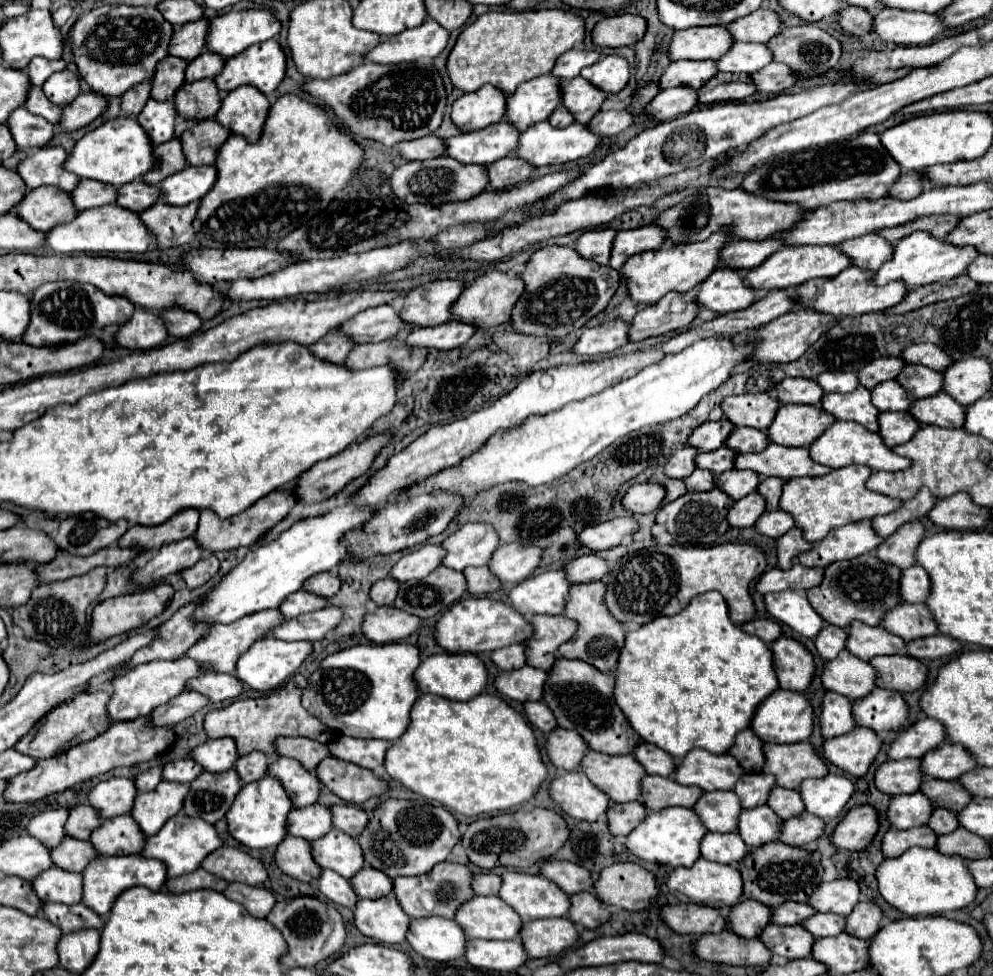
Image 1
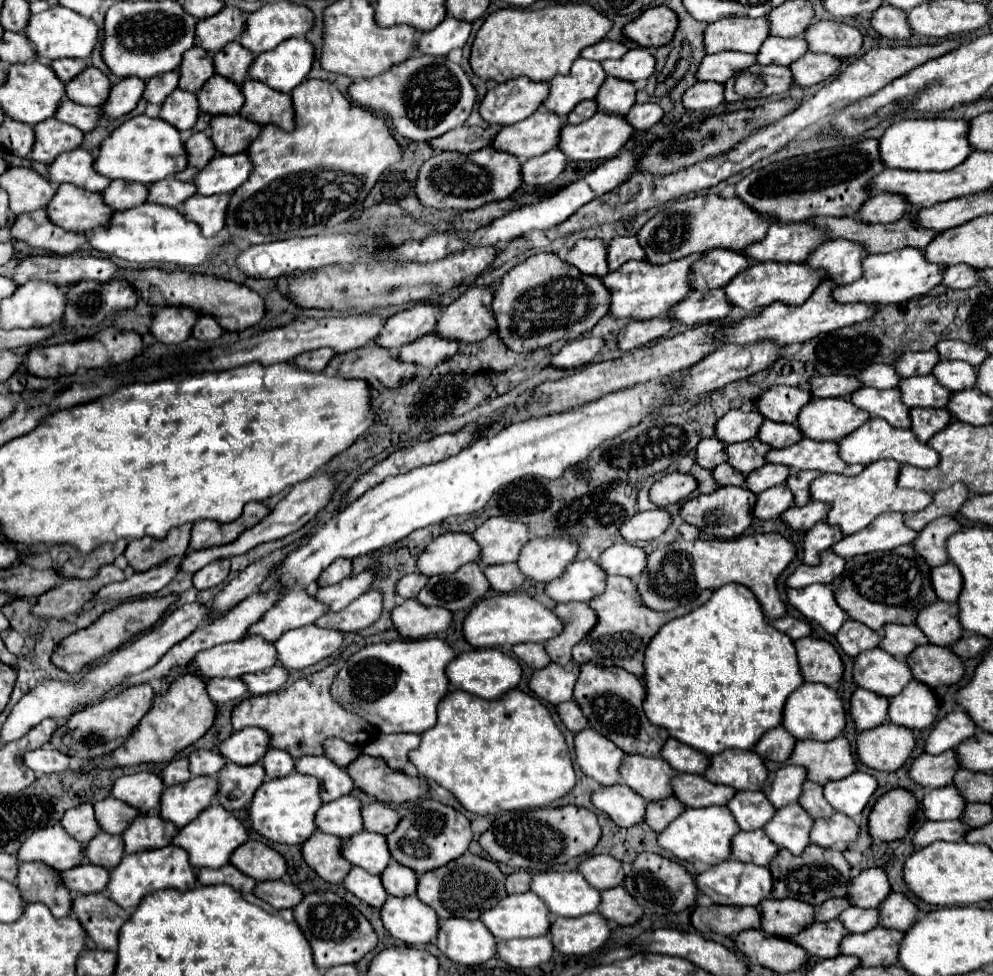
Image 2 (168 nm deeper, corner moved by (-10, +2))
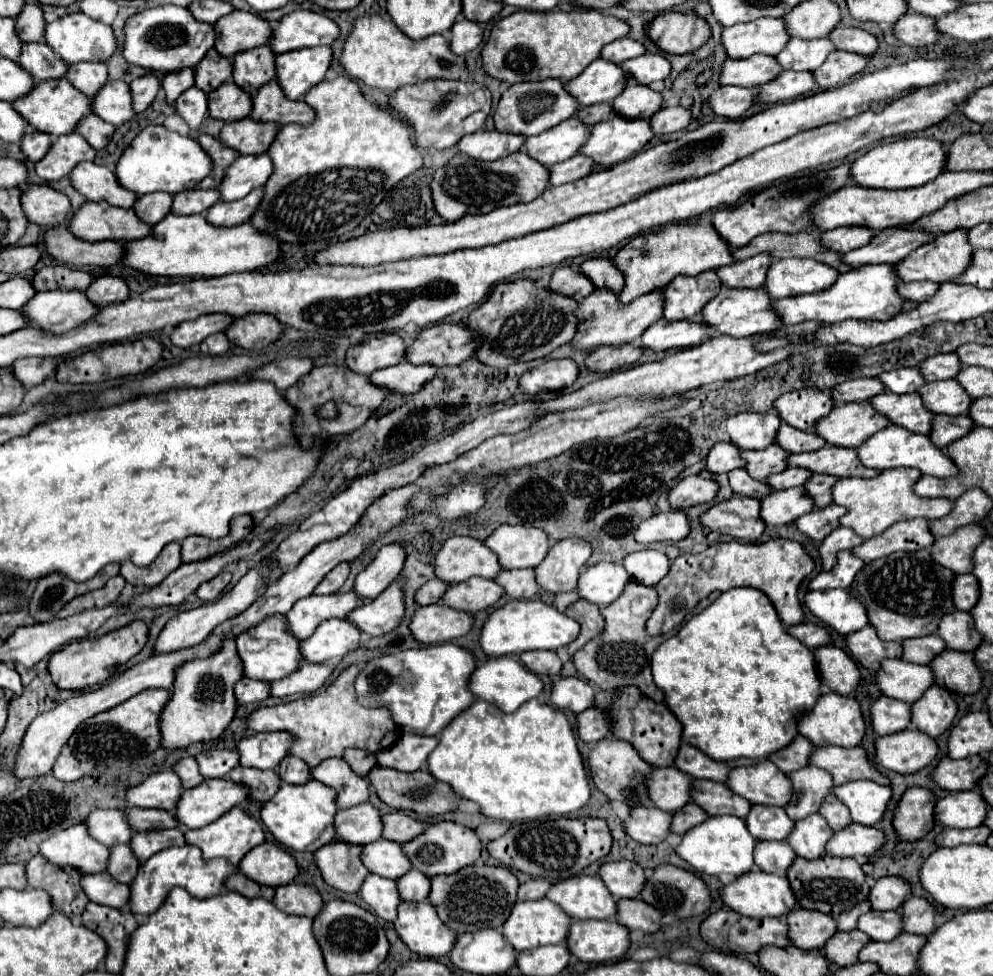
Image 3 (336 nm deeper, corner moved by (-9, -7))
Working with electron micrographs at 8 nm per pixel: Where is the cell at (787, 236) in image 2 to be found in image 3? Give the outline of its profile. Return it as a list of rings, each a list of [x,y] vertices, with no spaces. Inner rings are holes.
[[[757,253],[749,259],[719,267],[719,279],[727,287],[761,287],[767,279],[767,269],[773,257],[769,253]]]

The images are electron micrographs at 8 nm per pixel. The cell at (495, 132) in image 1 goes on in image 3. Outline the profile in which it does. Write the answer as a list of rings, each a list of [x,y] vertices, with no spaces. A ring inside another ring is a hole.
[[[571,117],[539,135],[525,137],[523,151],[541,165],[551,167],[567,157],[573,157],[585,139],[587,125],[579,123],[577,117]]]

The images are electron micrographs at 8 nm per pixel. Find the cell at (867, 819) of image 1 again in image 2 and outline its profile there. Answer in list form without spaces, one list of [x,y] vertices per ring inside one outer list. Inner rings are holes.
[[[894,788],[886,792],[872,808],[870,834],[886,842],[900,840],[908,834],[912,814],[916,812],[916,798],[906,788]]]

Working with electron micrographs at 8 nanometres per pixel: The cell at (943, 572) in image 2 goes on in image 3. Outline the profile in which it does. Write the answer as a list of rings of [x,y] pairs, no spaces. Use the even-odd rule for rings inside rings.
[[[971,573],[955,575],[955,581],[951,585],[951,593],[953,593],[953,605],[961,611],[969,611],[971,605],[975,605],[975,601],[977,601],[975,577],[971,577]]]

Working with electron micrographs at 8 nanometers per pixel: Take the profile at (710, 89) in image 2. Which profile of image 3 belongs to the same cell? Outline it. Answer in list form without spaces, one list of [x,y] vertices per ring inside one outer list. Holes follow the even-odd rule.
[[[717,87],[707,99],[707,105],[719,117],[739,119],[753,105],[755,93],[757,93],[755,89],[743,87]]]

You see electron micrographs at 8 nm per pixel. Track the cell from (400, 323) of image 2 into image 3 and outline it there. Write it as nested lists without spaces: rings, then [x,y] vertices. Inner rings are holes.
[[[393,333],[375,335],[365,343],[349,347],[347,351],[347,367],[367,375],[371,375],[375,369],[397,365],[403,359],[407,359],[407,345]]]

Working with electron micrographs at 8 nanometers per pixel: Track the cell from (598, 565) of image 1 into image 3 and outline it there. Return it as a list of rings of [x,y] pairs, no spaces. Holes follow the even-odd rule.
[[[635,551],[627,555],[621,565],[633,581],[653,587],[663,579],[663,575],[667,575],[669,559],[659,551]]]

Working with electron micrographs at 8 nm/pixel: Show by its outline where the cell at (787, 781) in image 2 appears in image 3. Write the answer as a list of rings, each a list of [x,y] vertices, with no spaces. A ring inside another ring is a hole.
[[[803,767],[799,771],[793,771],[787,775],[793,785],[793,801],[785,805],[785,813],[797,821],[811,813],[817,813],[823,797],[831,793],[833,781],[831,775],[819,767]]]

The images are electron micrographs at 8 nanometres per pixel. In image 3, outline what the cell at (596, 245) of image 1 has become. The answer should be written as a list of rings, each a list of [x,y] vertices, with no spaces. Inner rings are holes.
[[[573,265],[557,267],[557,271],[551,277],[549,287],[555,289],[557,293],[567,293],[569,297],[577,297],[577,301],[581,301],[595,289],[593,281],[589,277],[585,277],[579,271],[579,267],[573,267]]]

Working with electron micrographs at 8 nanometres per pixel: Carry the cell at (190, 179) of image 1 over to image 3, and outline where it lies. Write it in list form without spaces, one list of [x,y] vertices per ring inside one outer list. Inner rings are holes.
[[[239,155],[227,169],[217,191],[221,201],[237,201],[251,189],[263,187],[271,175],[271,159],[267,155]]]

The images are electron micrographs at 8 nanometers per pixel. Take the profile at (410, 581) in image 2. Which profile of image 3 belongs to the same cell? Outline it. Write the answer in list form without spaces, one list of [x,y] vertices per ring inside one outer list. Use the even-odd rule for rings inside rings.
[[[439,579],[427,581],[427,583],[415,593],[417,605],[431,605],[431,603],[437,603],[439,597],[441,597],[441,593],[443,593],[447,587],[449,587],[449,585],[443,583],[443,581],[439,581]]]

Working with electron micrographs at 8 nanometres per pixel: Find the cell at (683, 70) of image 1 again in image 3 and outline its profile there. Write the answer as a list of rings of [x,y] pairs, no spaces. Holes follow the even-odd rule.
[[[755,55],[749,59],[727,59],[719,73],[719,85],[737,85],[737,87],[753,87],[759,83],[765,83],[779,75],[779,63],[775,57],[763,57]]]

